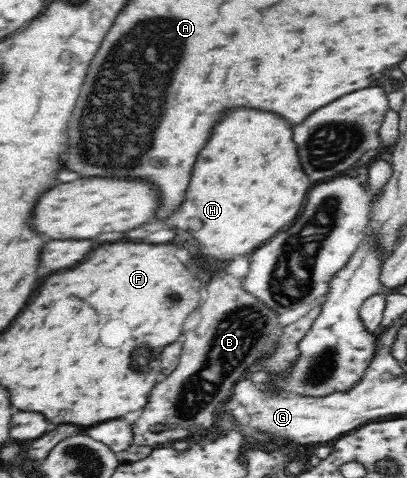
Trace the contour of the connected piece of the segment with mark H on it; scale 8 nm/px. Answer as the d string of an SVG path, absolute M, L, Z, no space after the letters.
M227 108L221 118L213 124L207 146L197 156L189 188L185 192L183 202L173 210L167 218L169 222L149 222L145 226L129 231L129 238L147 238L157 230L181 228L189 230L195 238L203 242L203 254L209 258L219 258L221 262L229 262L237 254L247 254L273 234L283 230L295 216L301 212L305 202L305 194L311 188L311 180L301 165L297 143L293 142L293 126L281 114L257 110L257 108Z

